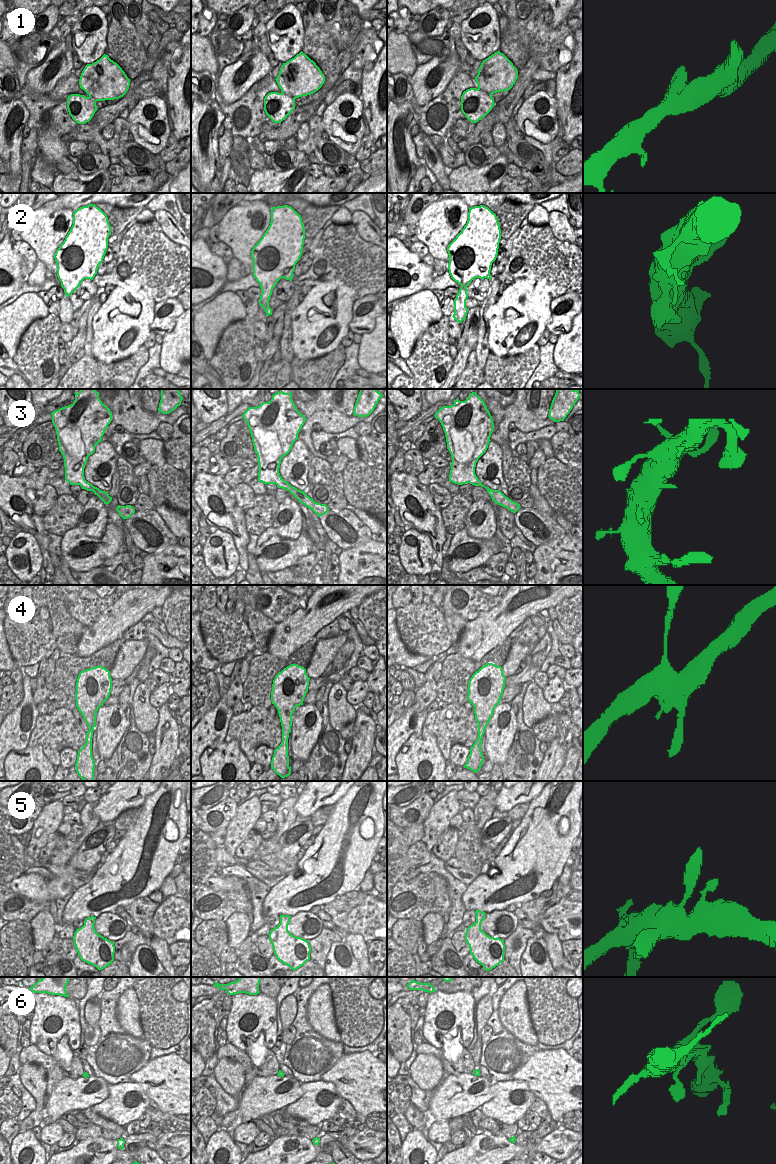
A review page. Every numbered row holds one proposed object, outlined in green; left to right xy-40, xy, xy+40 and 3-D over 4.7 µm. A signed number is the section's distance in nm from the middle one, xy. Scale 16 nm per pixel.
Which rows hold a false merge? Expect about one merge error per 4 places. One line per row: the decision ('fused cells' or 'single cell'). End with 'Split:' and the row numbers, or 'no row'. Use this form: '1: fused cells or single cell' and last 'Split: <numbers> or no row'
1: single cell
2: single cell
3: single cell
4: single cell
5: single cell
6: single cell
Split: no row

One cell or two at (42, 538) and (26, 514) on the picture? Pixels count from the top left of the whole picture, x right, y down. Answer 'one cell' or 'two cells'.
one cell

